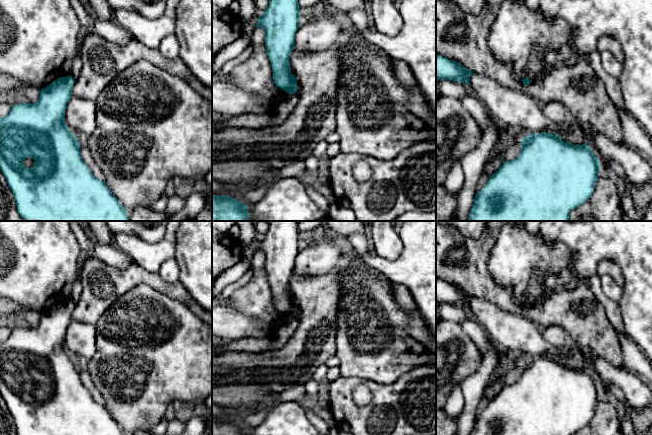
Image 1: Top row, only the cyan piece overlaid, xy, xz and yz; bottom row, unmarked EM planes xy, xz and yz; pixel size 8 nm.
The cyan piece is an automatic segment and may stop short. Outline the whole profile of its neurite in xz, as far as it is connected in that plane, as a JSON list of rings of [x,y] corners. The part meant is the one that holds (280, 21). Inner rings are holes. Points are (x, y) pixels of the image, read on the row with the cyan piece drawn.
[[[269,0],[269,5],[259,16],[257,27],[264,29],[265,46],[273,69],[277,87],[295,94],[298,85],[291,73],[290,55],[295,48],[295,35],[299,29],[298,0]]]

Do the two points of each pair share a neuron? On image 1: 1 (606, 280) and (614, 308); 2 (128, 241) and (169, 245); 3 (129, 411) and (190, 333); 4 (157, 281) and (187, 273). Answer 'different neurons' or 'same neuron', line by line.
1: different neurons
2: same neuron
3: same neuron
4: different neurons

